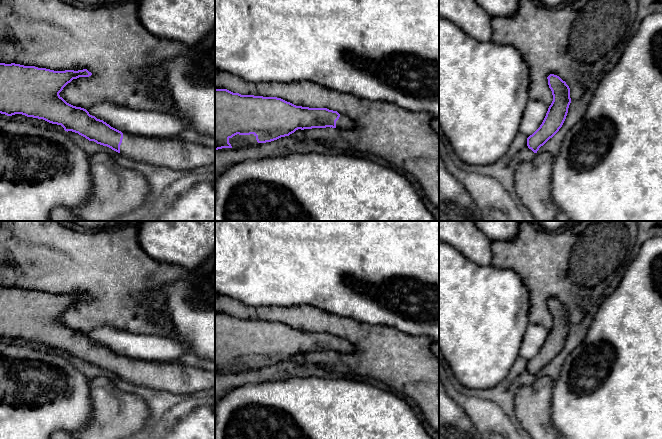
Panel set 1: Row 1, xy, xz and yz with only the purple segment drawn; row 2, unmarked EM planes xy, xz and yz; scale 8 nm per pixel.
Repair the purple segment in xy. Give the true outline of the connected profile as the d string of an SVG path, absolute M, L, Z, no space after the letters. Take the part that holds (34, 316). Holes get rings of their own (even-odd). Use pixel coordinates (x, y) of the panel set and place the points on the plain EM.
M0 287L0 337L7 340L22 338L61 349L65 355L72 355L89 365L107 370L123 380L135 385L155 390L165 390L174 394L191 394L200 390L215 388L215 372L177 364L173 360L156 362L122 357L81 331L67 327L59 317L73 303L89 301L87 293L54 295L35 290Z

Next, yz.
M550 298L547 303L553 325L540 351L527 362L527 370L534 377L562 351L571 327L570 312L566 306L554 298Z

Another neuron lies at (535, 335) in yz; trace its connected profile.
M530 323L526 329L519 356L527 362L532 359L542 348L548 332L543 326Z

